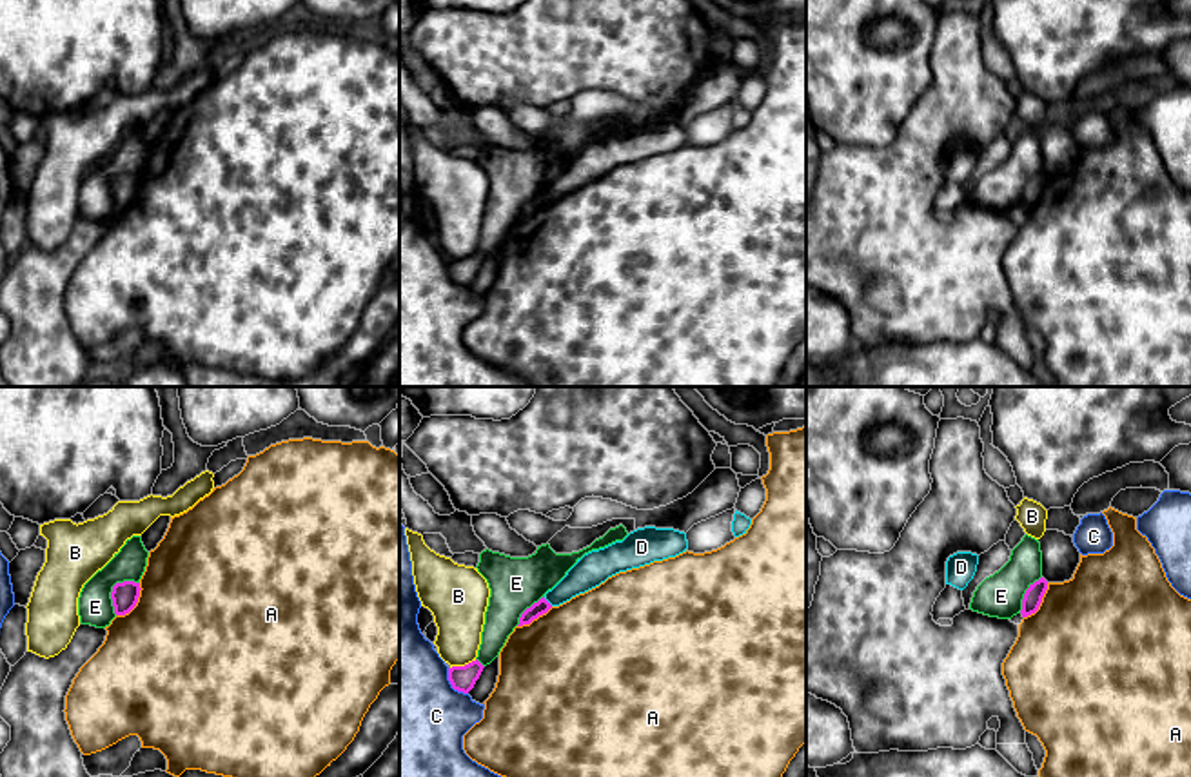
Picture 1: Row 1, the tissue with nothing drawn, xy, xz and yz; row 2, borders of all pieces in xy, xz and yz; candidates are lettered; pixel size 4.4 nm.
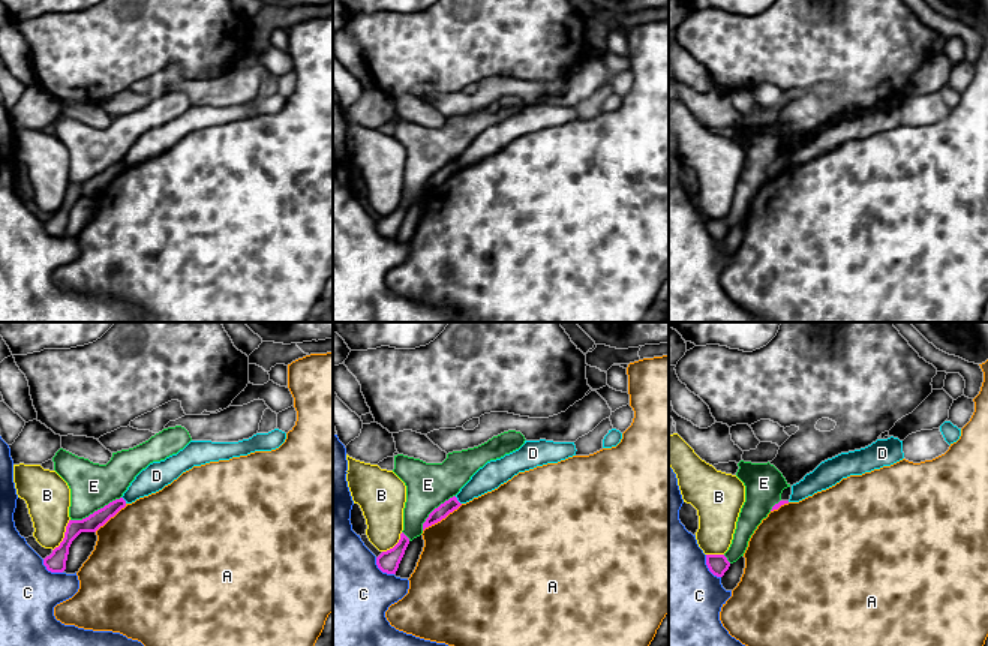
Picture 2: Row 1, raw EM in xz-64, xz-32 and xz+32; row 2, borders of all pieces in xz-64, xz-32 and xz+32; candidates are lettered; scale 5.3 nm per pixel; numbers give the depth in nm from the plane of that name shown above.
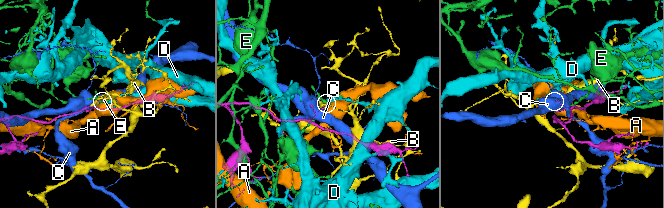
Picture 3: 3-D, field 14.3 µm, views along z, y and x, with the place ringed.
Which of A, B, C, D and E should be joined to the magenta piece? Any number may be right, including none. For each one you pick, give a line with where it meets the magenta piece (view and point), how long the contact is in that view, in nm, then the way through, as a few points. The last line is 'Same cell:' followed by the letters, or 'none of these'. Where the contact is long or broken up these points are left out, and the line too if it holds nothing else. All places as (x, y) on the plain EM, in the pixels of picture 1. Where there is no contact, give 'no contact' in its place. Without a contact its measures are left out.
Same cell: none of these

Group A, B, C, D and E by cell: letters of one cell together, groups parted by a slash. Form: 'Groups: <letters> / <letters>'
Groups: A / B / C / D / E

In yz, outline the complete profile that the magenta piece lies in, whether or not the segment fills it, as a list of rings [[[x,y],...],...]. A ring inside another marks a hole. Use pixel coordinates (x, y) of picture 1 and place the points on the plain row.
[[[1044,171],[1029,178],[1022,192],[1022,203],[1020,203],[1022,211],[1028,211],[1038,203],[1046,183],[1048,183],[1048,174]]]

